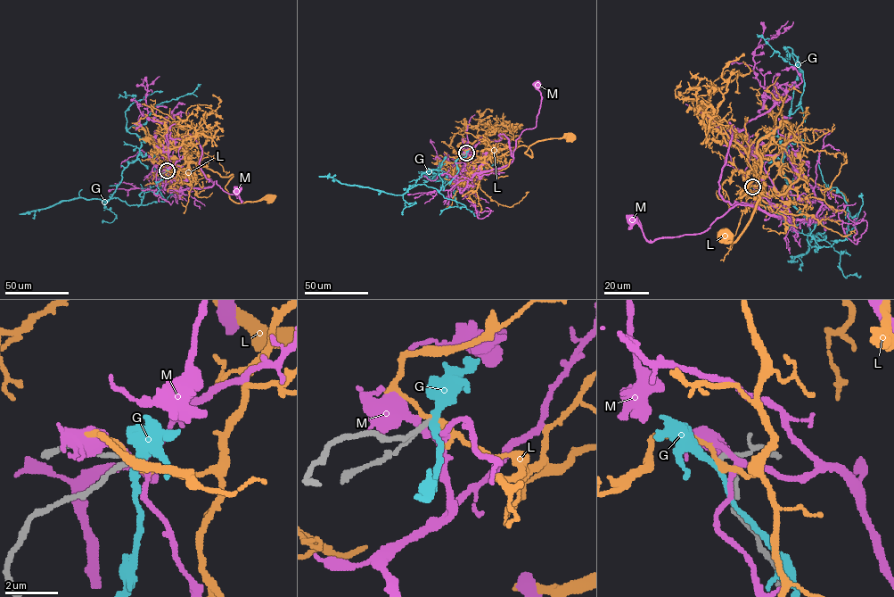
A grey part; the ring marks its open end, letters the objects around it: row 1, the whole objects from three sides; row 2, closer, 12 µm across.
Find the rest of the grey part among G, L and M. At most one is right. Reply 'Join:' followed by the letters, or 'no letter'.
Join: no letter

